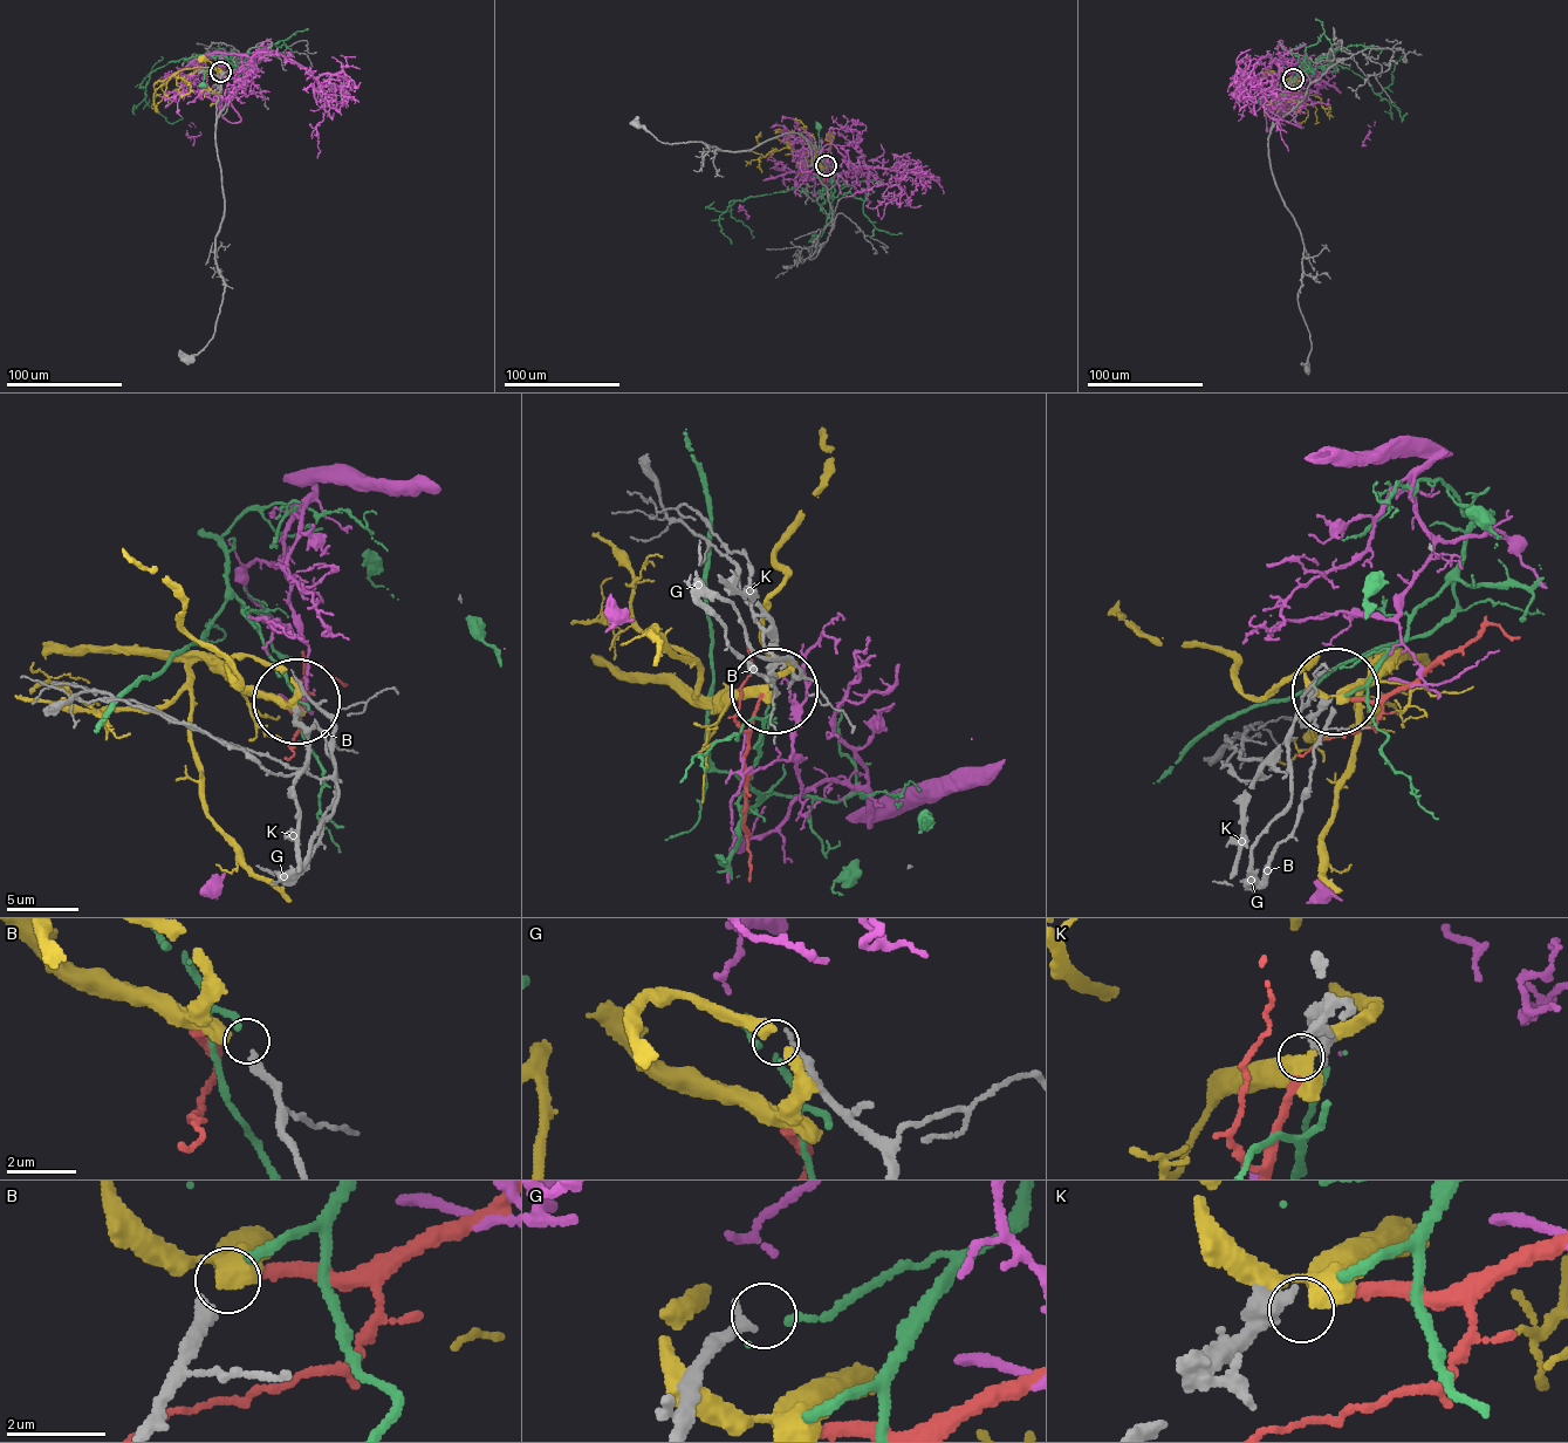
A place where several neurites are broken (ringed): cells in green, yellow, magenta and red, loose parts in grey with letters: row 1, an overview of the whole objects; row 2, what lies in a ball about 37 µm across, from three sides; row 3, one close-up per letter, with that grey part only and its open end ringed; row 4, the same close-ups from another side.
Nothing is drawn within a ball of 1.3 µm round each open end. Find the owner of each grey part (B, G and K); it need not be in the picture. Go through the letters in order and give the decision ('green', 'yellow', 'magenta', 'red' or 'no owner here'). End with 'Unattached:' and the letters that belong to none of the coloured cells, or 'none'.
B: green
G: no owner here
K: red
Unattached: G

